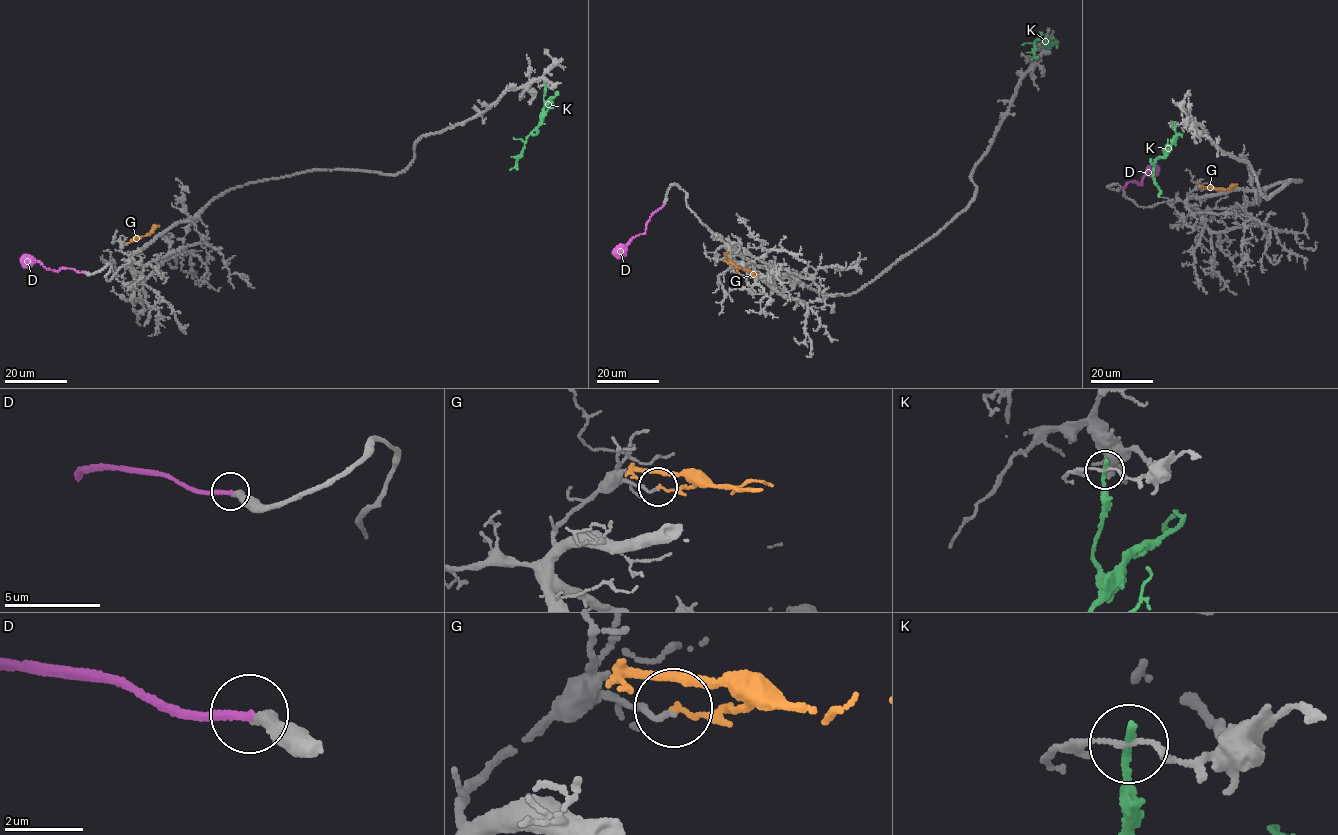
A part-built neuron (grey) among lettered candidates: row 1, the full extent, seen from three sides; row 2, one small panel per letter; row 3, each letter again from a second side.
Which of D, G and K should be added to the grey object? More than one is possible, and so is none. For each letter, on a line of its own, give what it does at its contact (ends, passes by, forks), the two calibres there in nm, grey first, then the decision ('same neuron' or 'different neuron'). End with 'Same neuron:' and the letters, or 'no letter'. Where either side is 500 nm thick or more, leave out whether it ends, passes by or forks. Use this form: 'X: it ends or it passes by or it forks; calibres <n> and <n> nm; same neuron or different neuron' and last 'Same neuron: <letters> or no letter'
D: it ends; calibres 320 and 240 nm; same neuron
G: it ends; calibres 130 and 150 nm; different neuron
K: it ends; calibres 110 and 240 nm; different neuron
Same neuron: D

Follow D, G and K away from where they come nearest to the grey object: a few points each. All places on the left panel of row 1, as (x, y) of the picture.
D: (84, 271), (63, 267), (54, 271), (37, 261), (27, 265), (22, 261)
G: (127, 243), (148, 234), (159, 225)
K: (545, 85), (543, 118), (528, 135), (516, 165), (510, 170)

